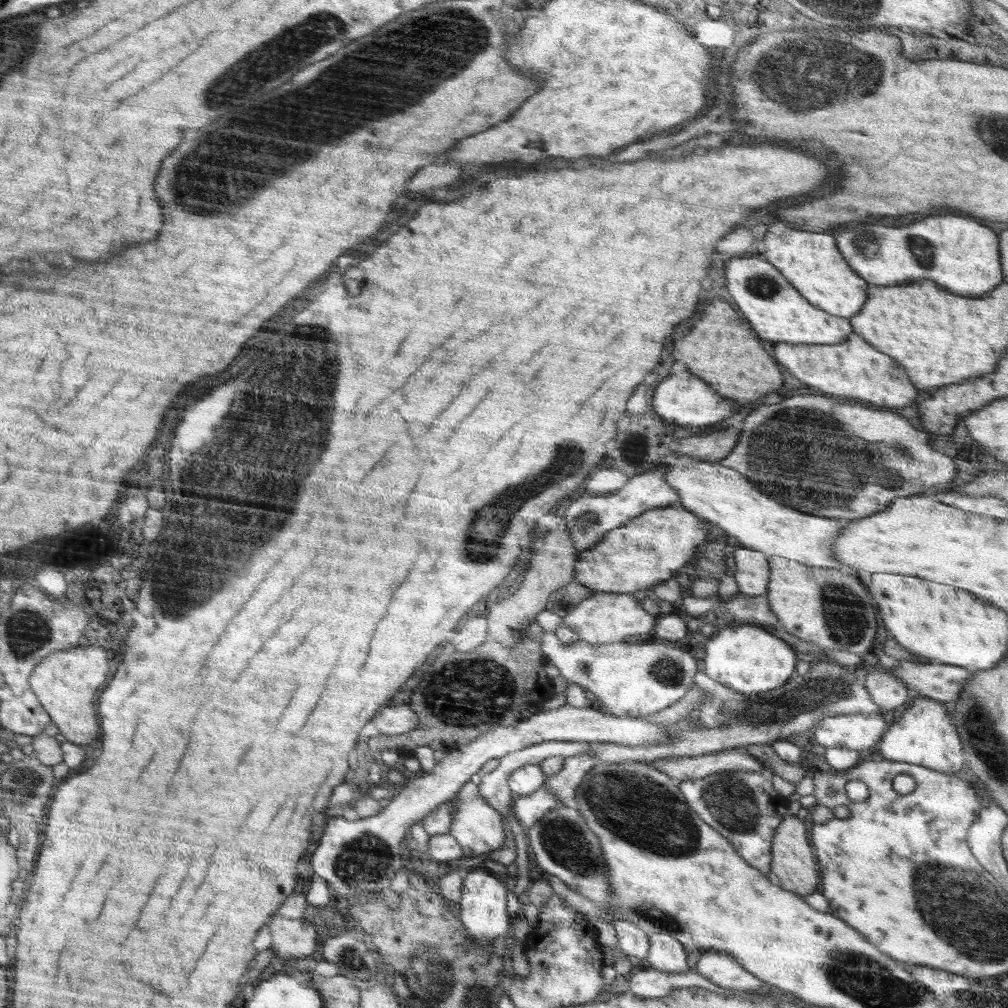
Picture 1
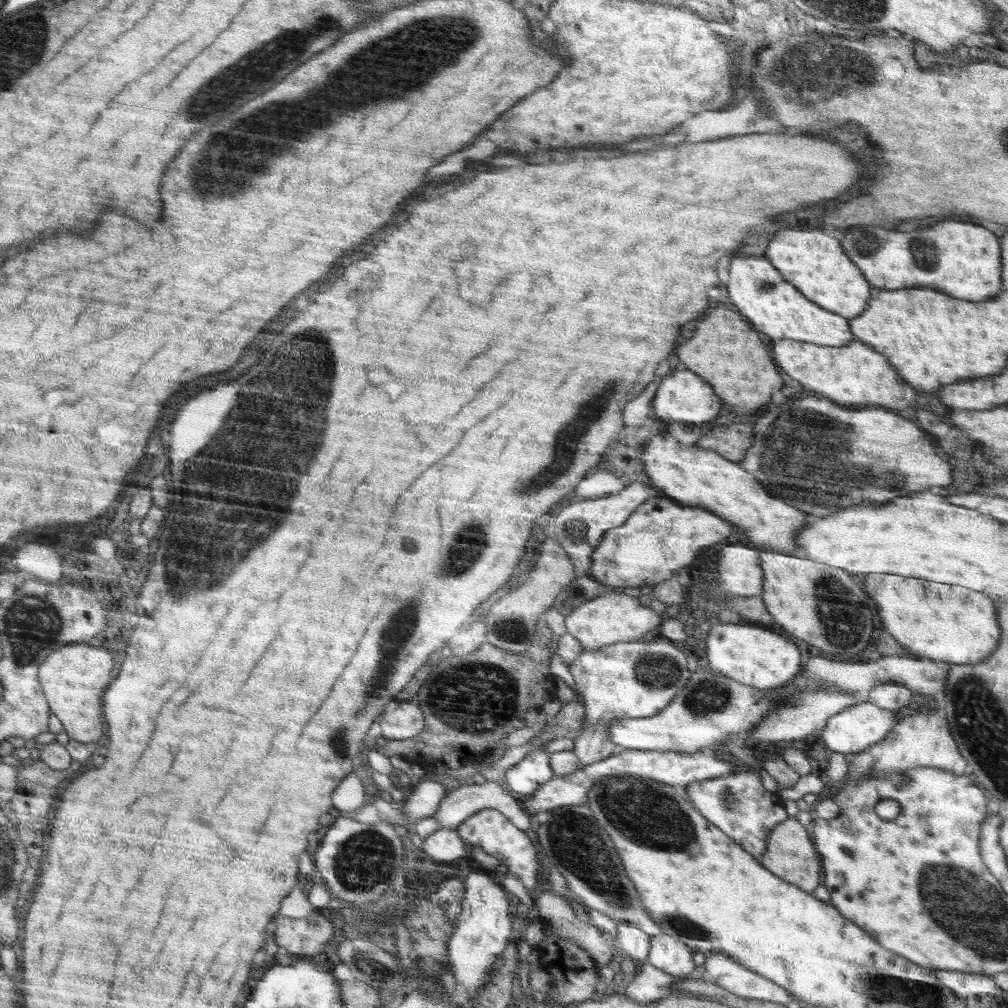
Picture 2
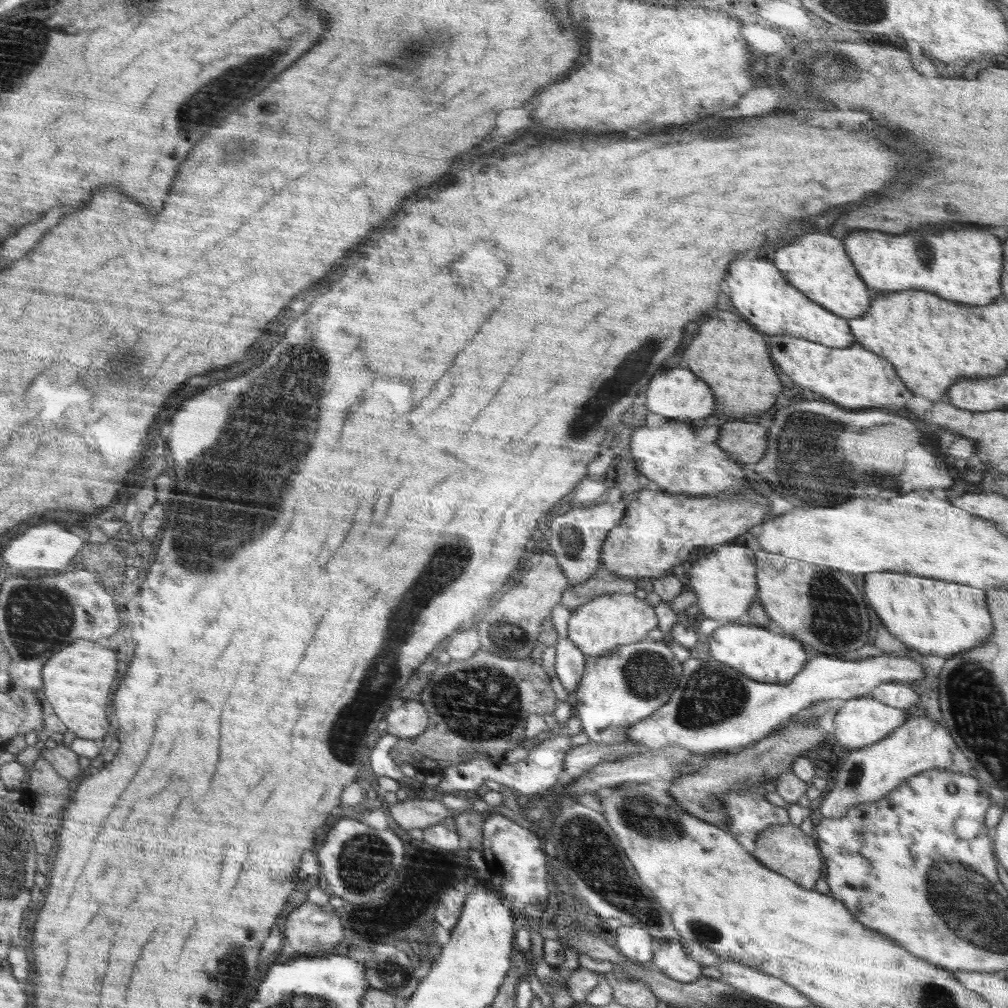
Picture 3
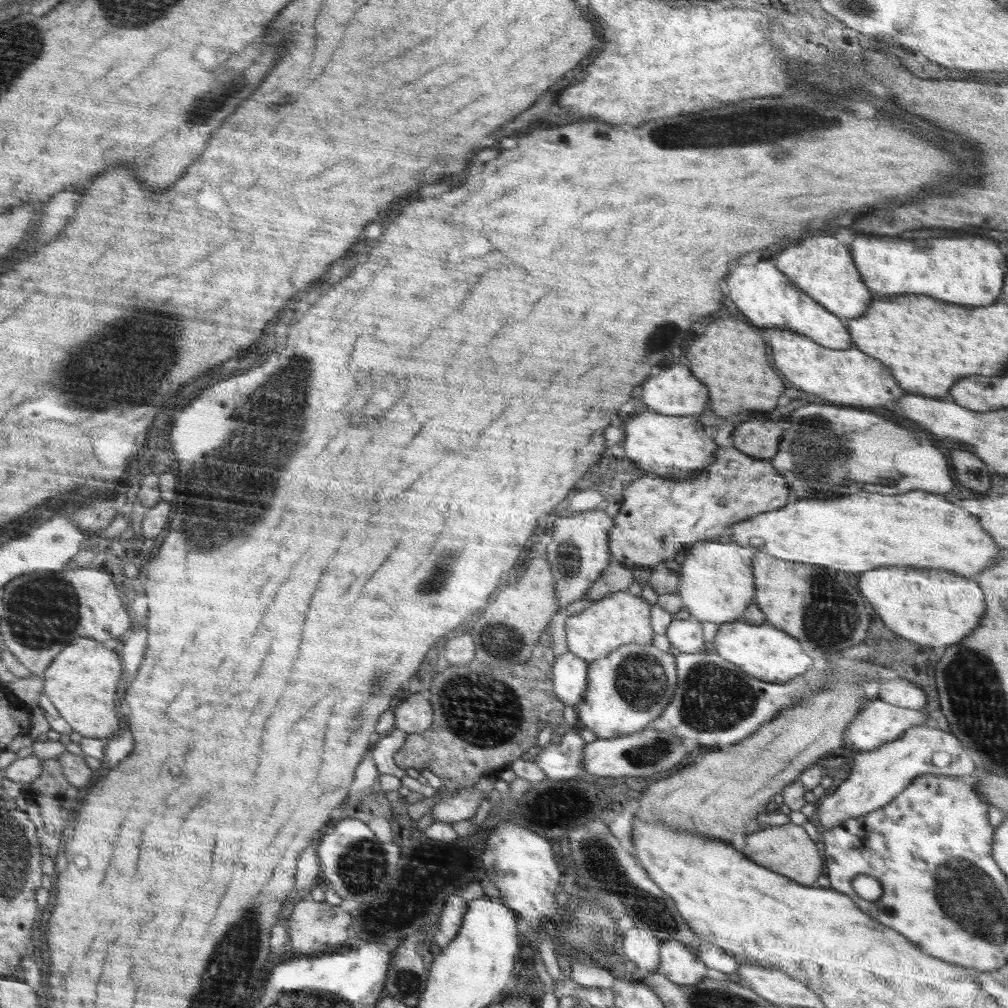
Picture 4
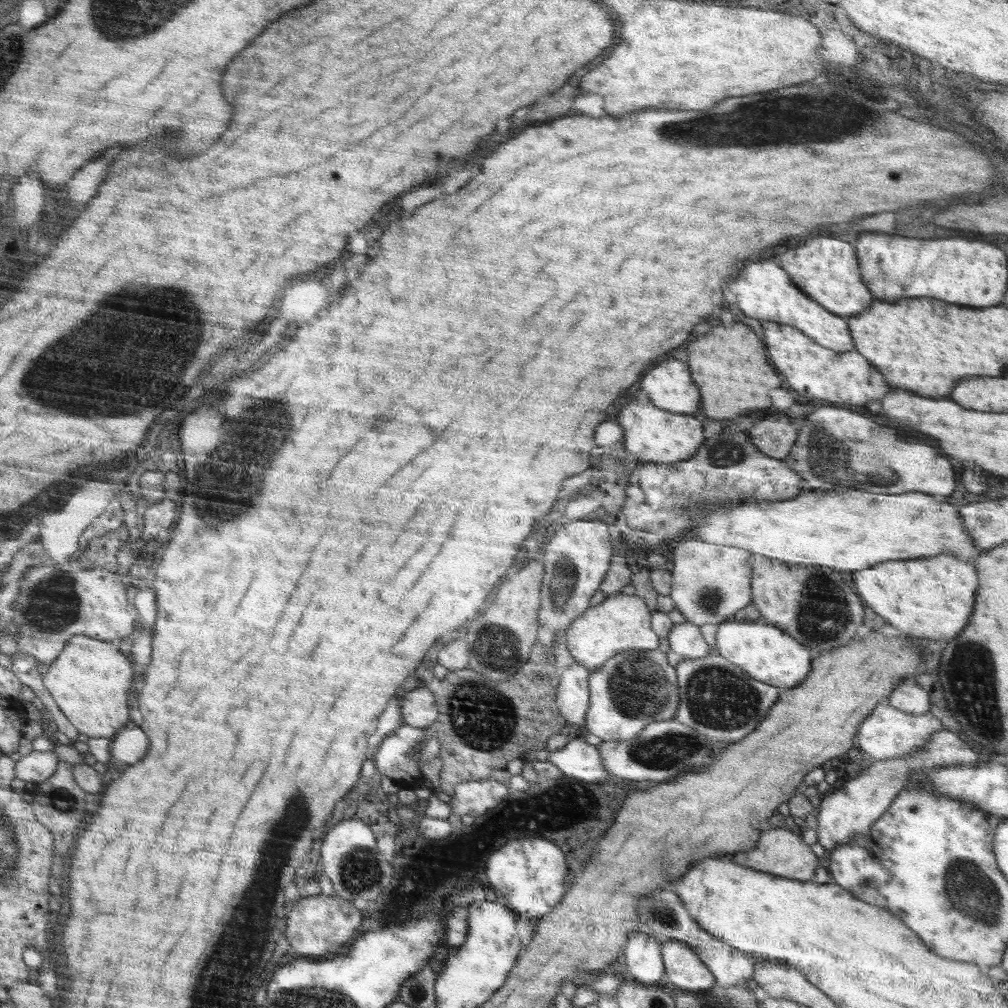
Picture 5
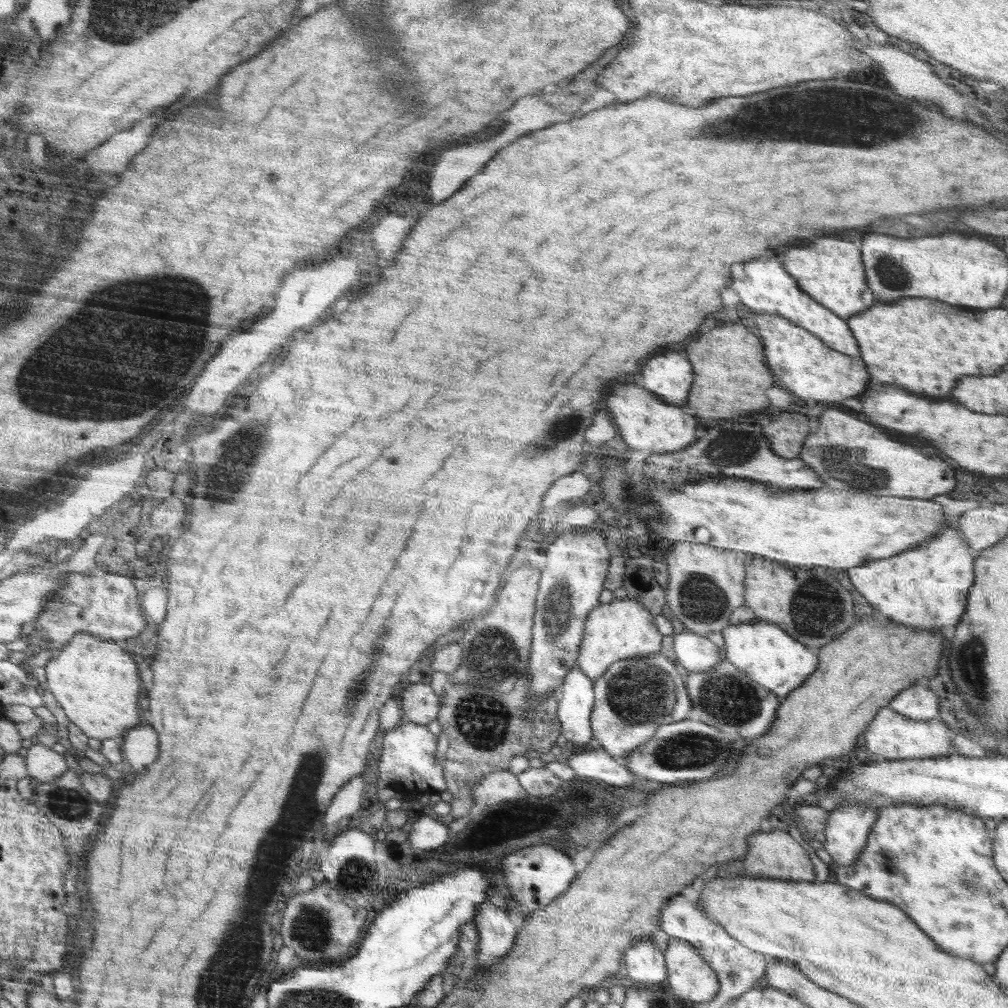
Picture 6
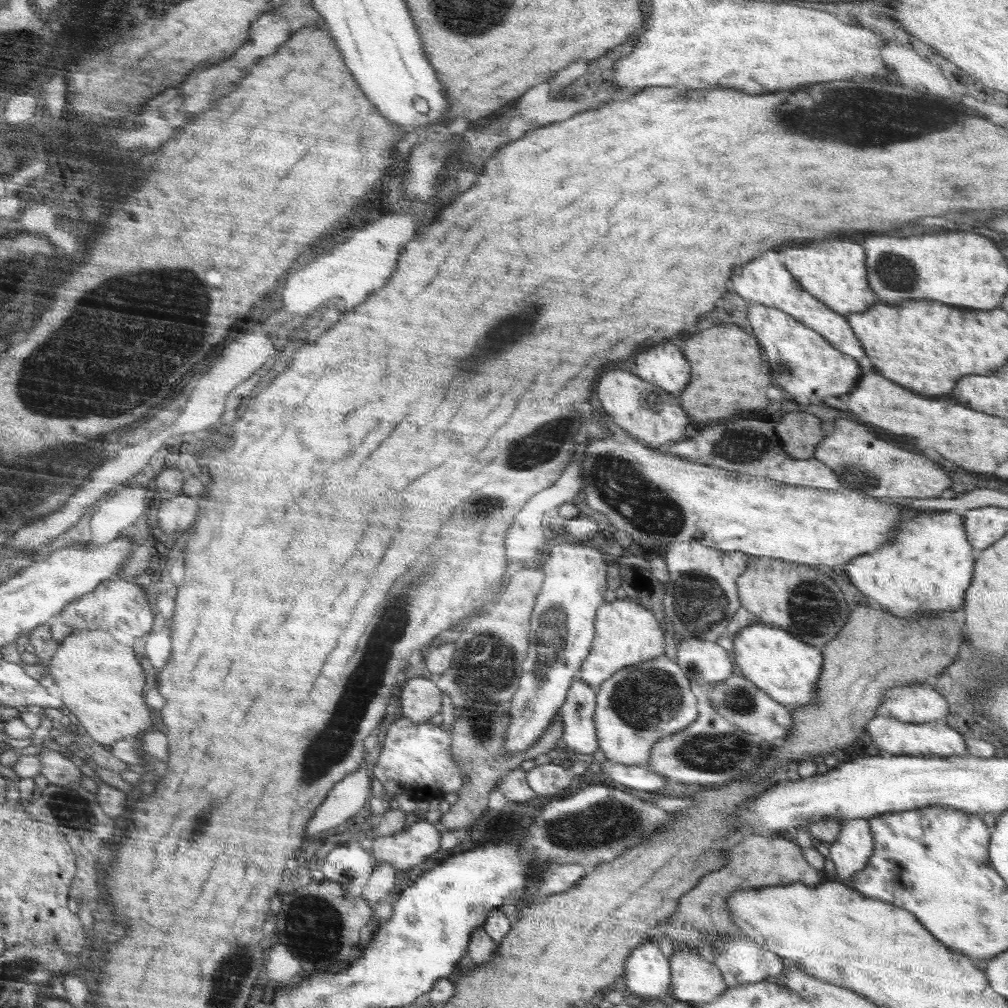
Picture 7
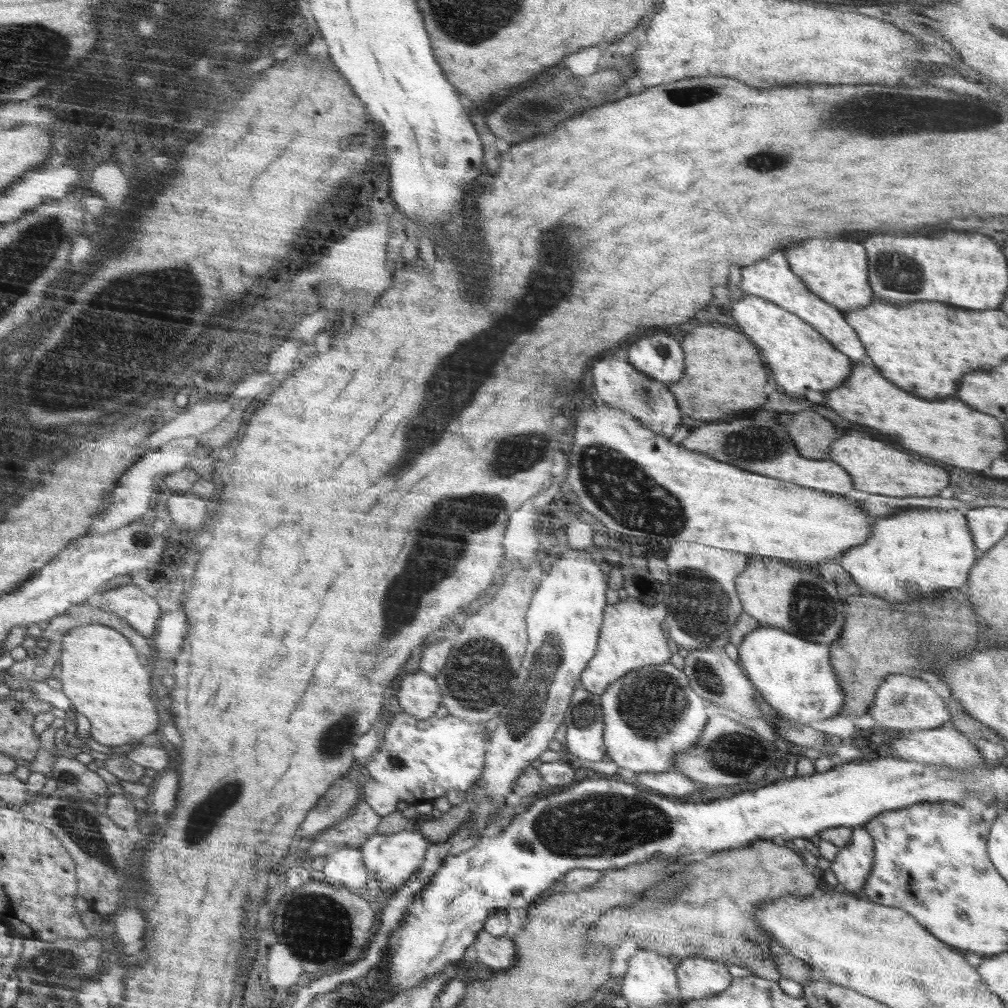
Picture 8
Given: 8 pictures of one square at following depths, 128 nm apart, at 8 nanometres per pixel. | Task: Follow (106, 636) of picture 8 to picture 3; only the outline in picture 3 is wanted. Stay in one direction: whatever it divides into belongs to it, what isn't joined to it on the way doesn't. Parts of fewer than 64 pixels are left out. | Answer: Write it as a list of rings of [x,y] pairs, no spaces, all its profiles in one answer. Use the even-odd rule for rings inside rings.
[[[74,642],[66,650],[58,650],[50,662],[46,662],[43,696],[45,703],[54,709],[56,716],[78,737],[100,742],[108,734],[108,708],[110,708],[110,684],[116,678],[118,664],[114,650],[108,650],[96,642]]]

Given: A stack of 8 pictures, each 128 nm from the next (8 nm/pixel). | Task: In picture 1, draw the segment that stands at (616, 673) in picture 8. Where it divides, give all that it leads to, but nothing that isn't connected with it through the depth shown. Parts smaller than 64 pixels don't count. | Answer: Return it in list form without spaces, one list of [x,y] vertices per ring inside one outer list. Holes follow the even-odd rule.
[[[596,593],[574,606],[562,622],[579,636],[579,640],[601,645],[626,641],[631,636],[644,637],[656,626],[657,619],[642,608],[641,602],[632,593]]]

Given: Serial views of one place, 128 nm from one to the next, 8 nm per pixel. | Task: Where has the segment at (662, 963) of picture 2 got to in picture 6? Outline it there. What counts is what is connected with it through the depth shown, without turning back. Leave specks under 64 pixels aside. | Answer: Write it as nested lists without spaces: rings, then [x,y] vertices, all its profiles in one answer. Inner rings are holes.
[[[671,939],[663,955],[667,968],[666,983],[676,998],[707,1003],[717,996],[717,974],[689,942]]]

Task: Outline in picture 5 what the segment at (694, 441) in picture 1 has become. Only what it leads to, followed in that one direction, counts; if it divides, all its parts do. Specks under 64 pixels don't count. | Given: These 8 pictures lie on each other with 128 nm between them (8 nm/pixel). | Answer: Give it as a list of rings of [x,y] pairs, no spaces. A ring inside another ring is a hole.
[[[770,416],[770,418],[758,422],[756,426],[752,426],[746,433],[750,435],[750,439],[758,451],[777,459],[786,458],[798,438],[798,428],[792,426],[792,420],[788,416]]]

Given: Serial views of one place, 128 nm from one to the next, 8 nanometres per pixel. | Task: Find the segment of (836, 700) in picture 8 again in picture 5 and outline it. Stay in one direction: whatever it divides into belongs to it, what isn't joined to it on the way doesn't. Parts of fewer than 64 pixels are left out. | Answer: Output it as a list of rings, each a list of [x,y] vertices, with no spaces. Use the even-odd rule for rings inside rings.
[[[731,619],[718,627],[716,644],[718,655],[746,671],[760,682],[774,685],[781,691],[798,686],[812,671],[813,659],[808,647],[796,642],[794,638],[782,632],[777,626],[758,622],[740,622]]]

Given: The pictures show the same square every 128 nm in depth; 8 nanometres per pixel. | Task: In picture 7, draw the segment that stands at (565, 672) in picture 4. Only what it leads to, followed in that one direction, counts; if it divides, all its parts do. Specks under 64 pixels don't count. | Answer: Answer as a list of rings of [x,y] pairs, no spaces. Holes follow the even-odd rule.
[[[577,679],[572,682],[566,702],[559,710],[562,720],[562,738],[568,747],[580,754],[593,755],[599,744],[594,725],[596,689]]]

